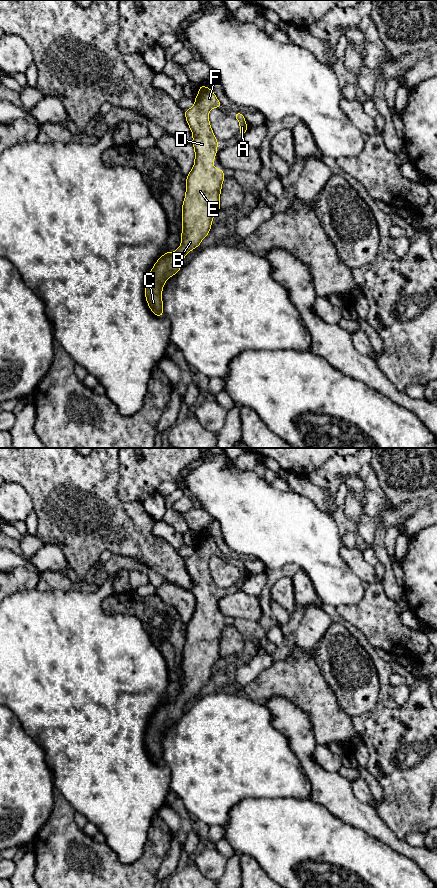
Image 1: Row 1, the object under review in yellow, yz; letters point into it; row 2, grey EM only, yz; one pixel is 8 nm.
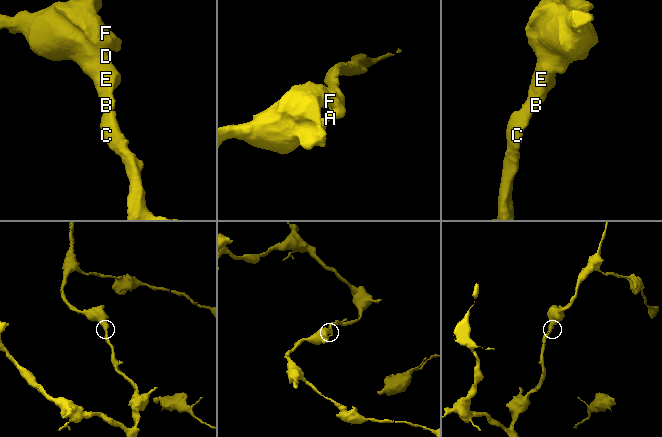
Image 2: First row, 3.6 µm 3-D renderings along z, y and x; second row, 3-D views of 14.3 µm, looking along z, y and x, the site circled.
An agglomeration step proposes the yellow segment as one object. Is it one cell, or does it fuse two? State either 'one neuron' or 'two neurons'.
one neuron

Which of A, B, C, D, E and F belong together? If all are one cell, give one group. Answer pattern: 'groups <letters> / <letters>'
groups A B C D E F

